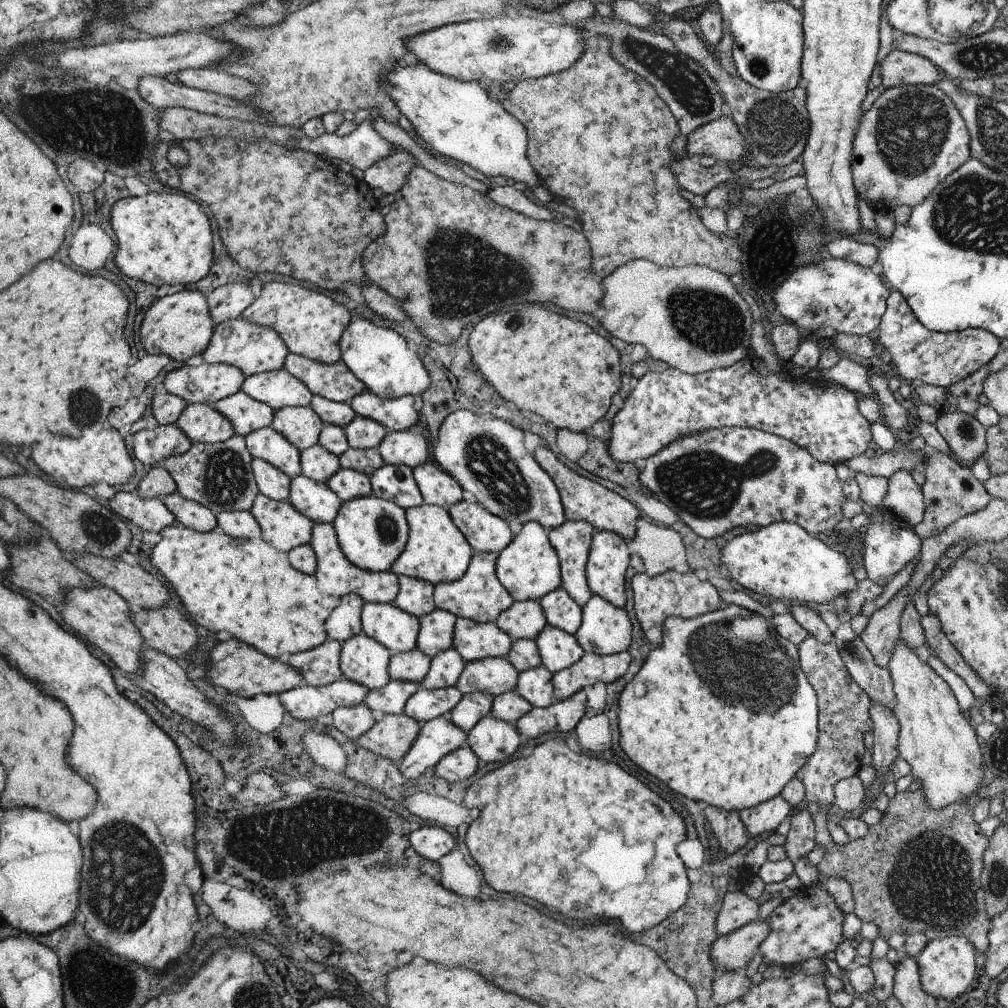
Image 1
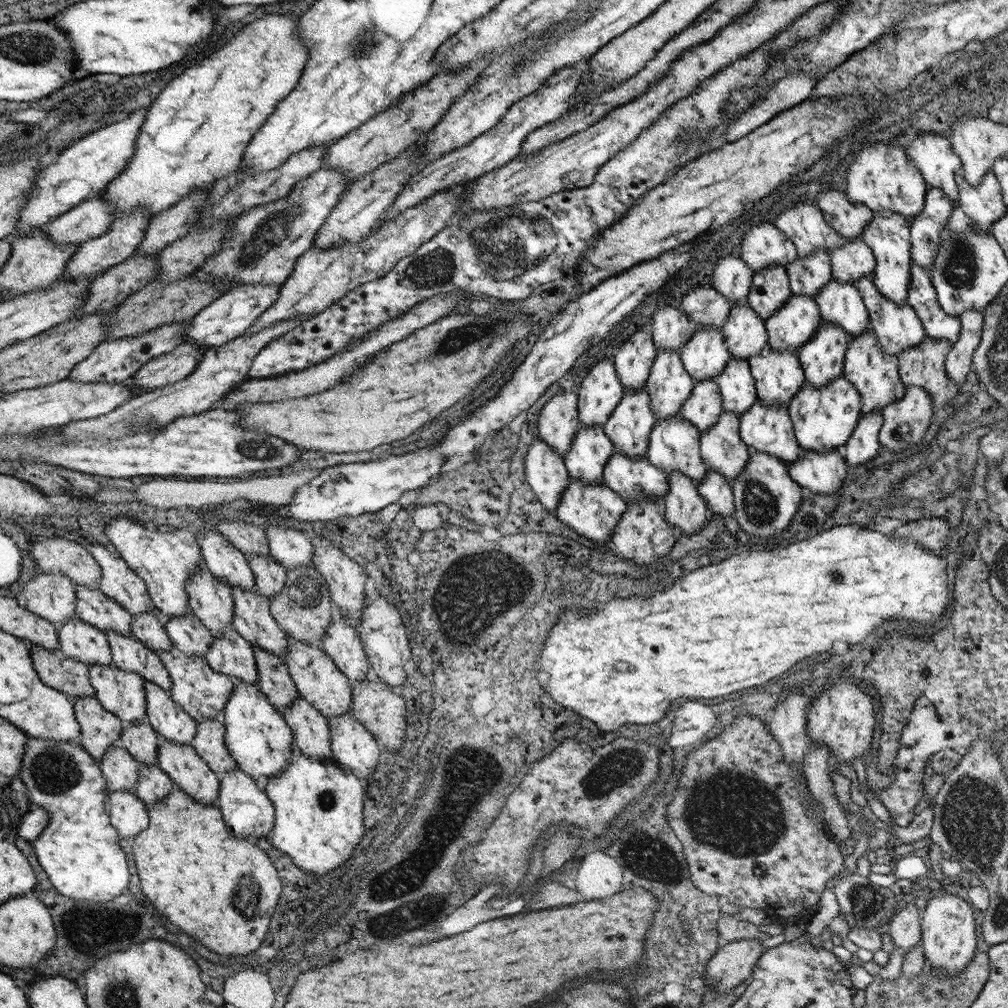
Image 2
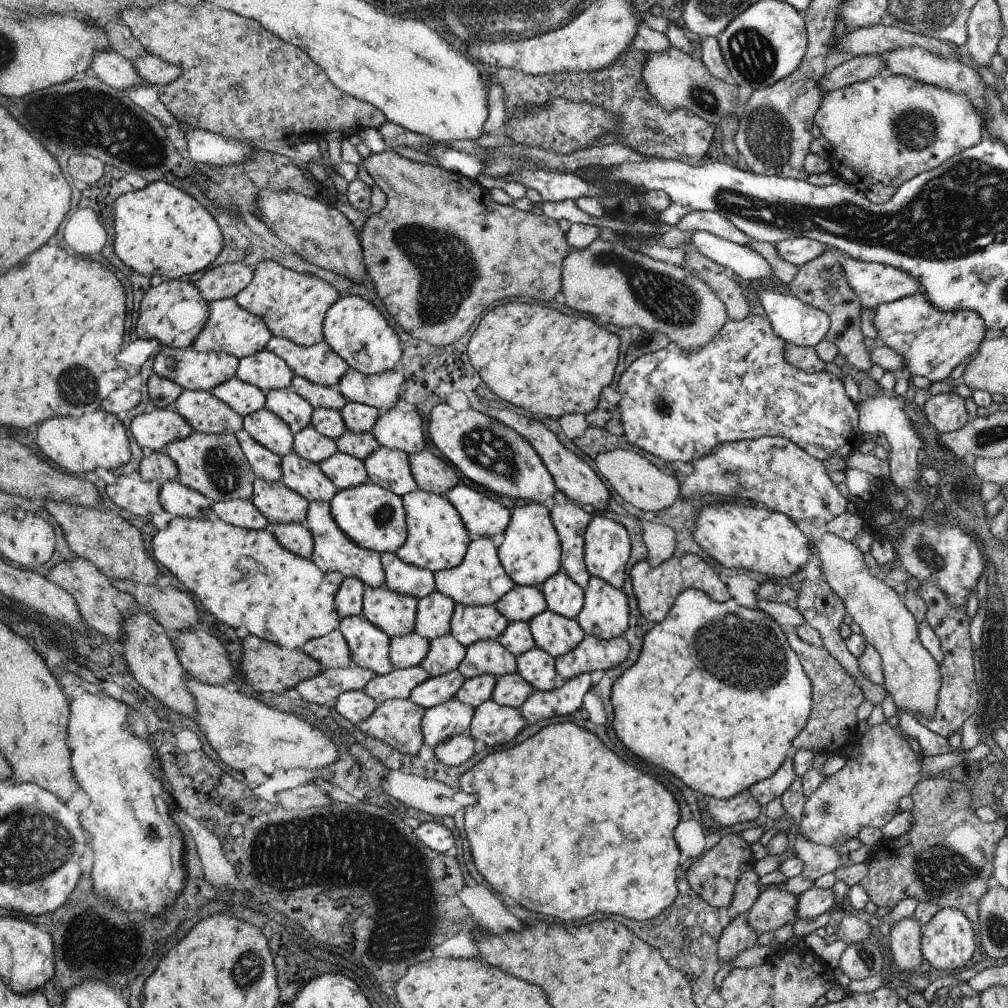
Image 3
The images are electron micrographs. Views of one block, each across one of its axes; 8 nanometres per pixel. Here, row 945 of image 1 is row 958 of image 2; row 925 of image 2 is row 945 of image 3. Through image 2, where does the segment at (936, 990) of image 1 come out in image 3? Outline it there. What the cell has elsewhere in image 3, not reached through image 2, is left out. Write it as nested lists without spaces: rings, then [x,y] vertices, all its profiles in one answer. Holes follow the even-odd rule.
[[[943,908],[937,914],[933,914],[929,922],[921,926],[921,930],[923,930],[921,932],[921,954],[923,954],[923,960],[931,966],[931,972],[951,974],[955,970],[961,970],[961,966],[965,966],[965,962],[973,958],[977,940],[973,934],[971,920],[967,920],[967,916],[961,910]]]

